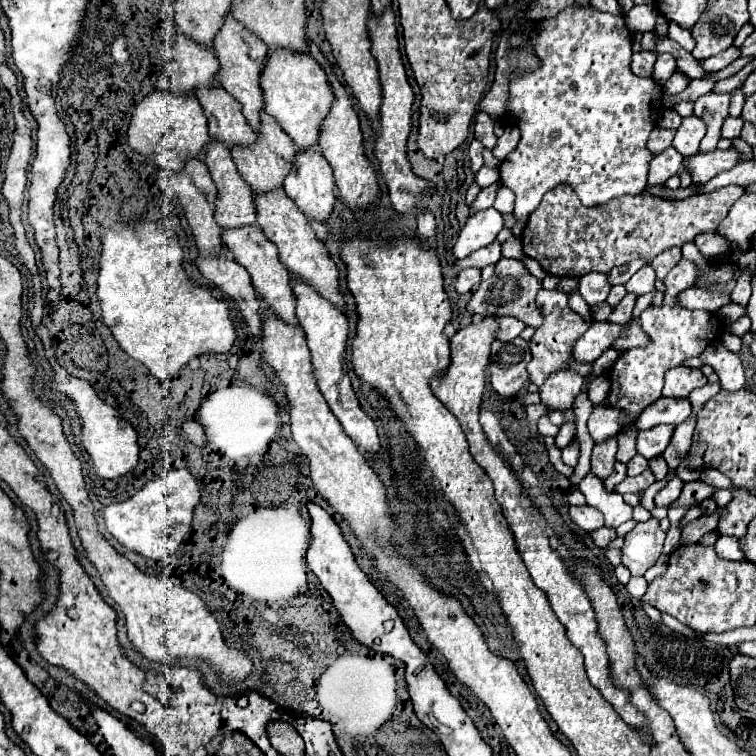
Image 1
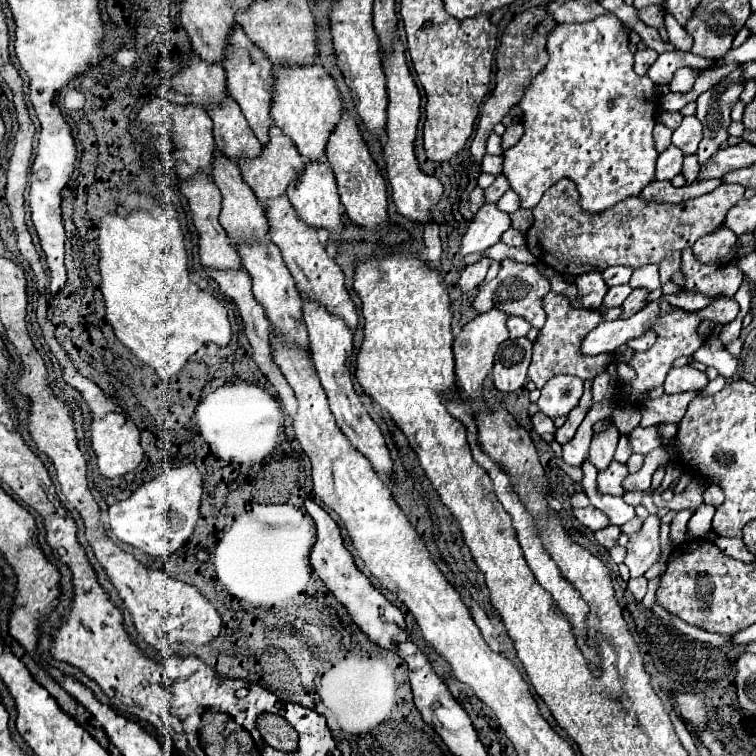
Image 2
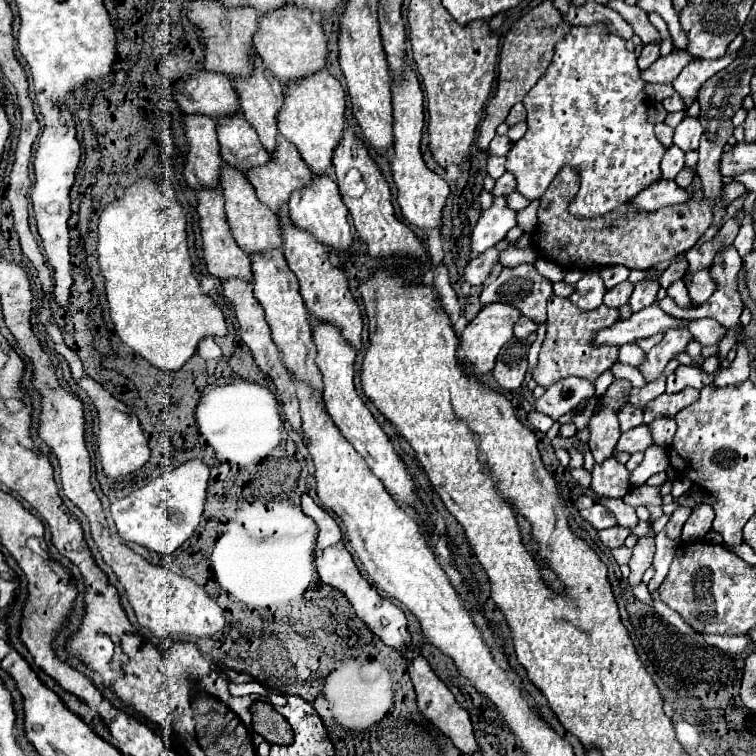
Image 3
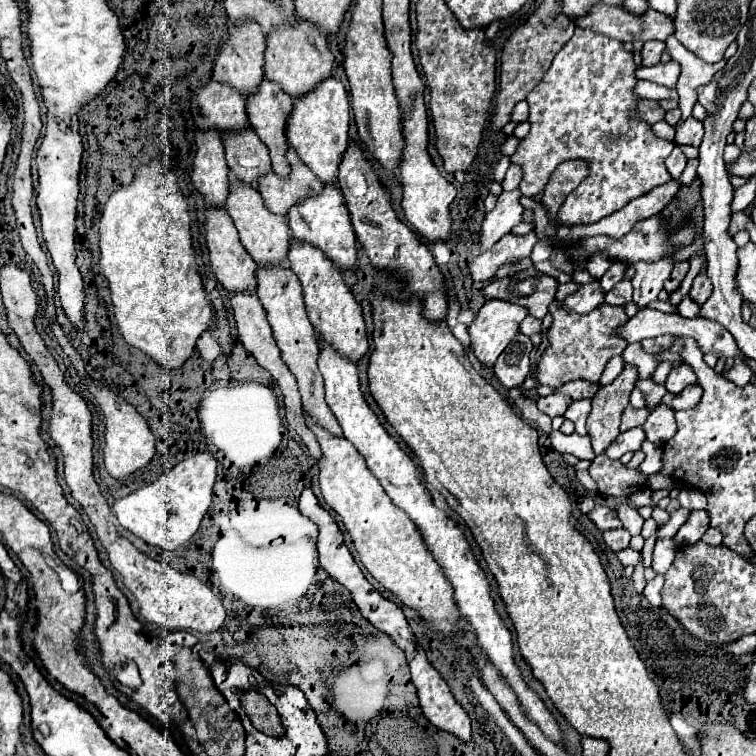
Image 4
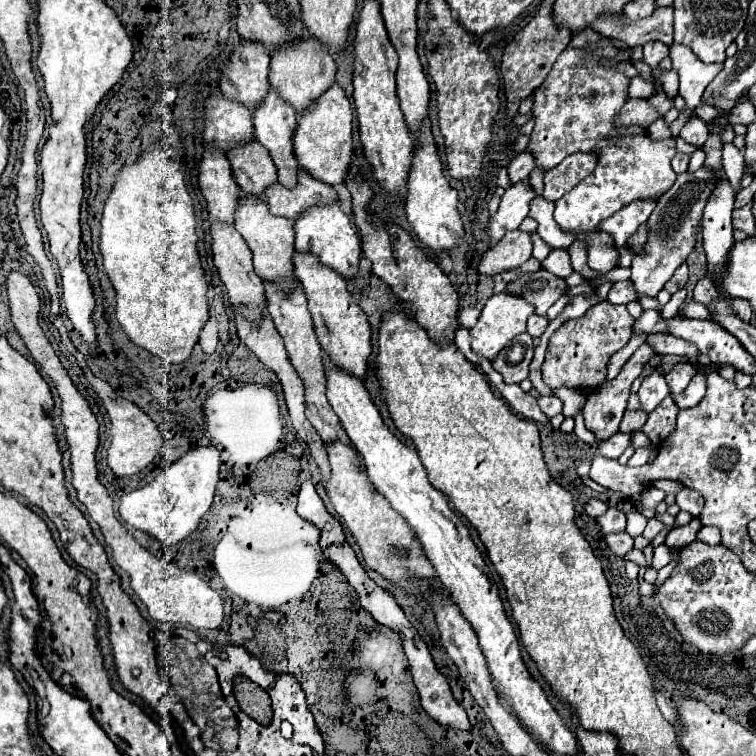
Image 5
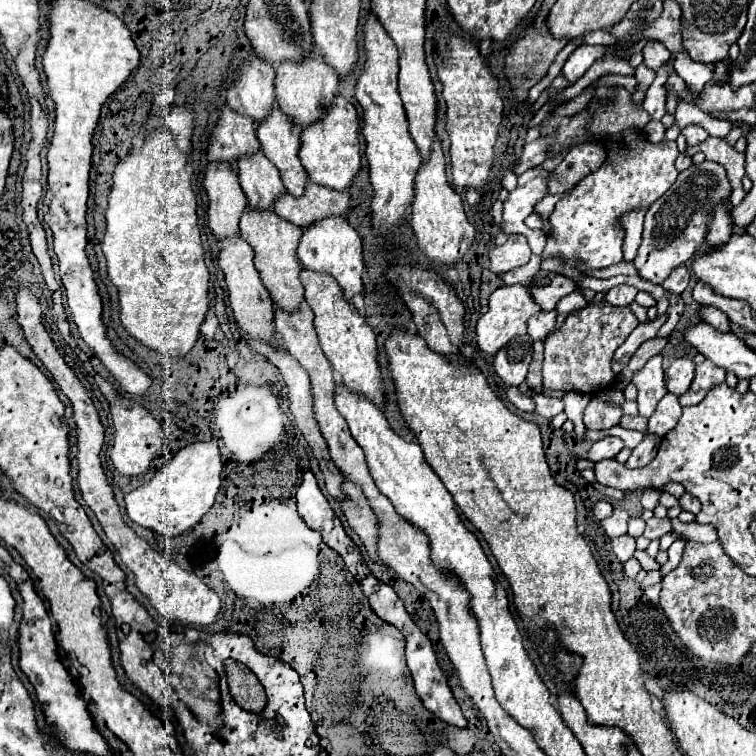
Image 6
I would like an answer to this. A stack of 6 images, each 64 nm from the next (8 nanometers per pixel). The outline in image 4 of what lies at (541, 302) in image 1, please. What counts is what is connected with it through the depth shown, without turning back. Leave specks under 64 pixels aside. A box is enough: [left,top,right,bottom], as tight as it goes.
[538,304,628,388]

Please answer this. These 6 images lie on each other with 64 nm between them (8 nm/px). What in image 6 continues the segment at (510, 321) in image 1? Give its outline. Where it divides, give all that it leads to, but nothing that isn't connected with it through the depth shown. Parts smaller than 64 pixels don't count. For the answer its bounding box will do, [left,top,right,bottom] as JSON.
[528,310,556,340]

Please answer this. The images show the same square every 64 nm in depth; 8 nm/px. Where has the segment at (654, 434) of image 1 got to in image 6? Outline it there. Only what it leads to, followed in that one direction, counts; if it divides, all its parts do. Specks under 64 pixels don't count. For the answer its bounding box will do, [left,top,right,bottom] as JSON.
[588,436,624,462]

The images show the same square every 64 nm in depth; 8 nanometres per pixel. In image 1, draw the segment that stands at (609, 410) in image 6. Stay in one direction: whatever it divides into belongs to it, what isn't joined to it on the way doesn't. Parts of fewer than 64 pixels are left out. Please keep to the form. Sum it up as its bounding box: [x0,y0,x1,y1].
[592,436,616,480]

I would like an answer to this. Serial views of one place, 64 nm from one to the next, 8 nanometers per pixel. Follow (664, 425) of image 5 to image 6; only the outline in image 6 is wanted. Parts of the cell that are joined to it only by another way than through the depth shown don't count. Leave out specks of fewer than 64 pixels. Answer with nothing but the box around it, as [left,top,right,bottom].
[648,394,682,438]

